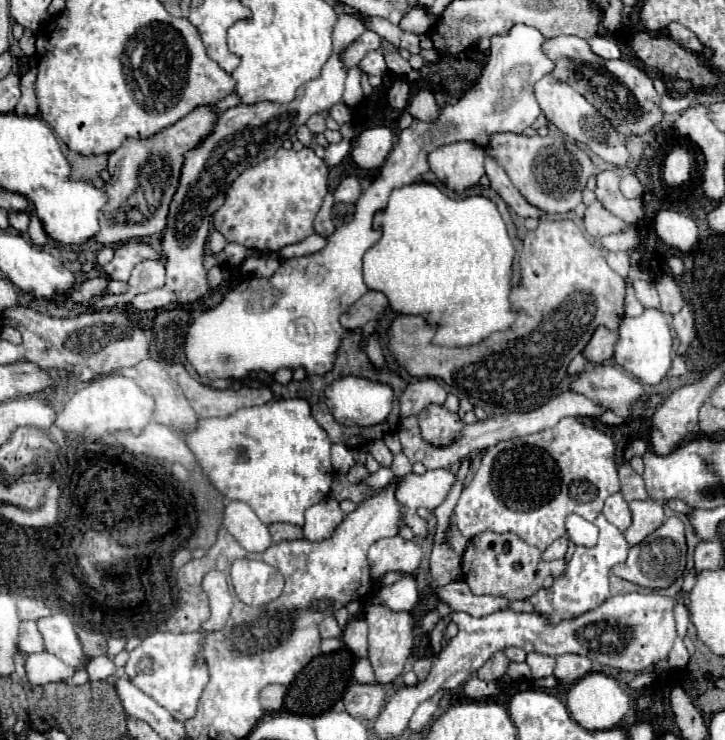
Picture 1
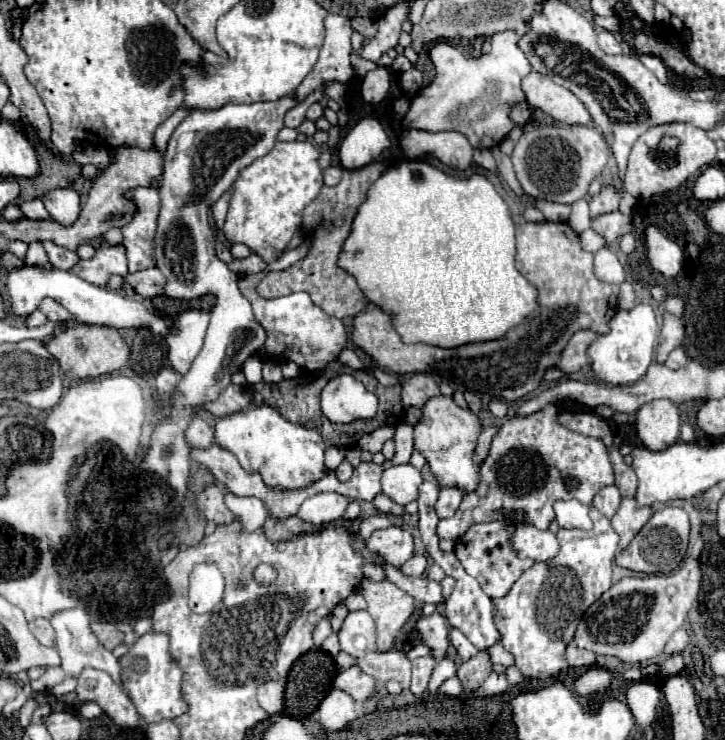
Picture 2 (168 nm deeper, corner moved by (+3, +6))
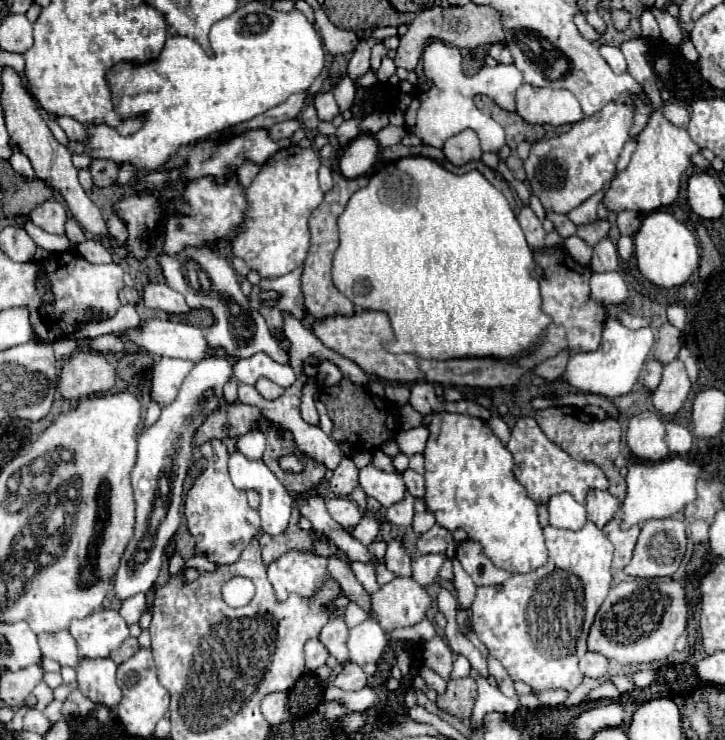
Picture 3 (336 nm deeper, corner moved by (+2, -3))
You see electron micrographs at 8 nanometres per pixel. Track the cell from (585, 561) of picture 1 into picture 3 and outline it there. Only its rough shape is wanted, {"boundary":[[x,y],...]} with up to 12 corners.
{"boundary":[[546,525],[546,565],[478,587],[472,625],[536,693],[584,679],[614,549]]}

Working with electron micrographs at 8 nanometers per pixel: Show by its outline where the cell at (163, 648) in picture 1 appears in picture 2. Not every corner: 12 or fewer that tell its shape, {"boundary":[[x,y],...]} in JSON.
{"boundary":[[169,636],[121,656],[123,688],[147,724],[187,712]]}

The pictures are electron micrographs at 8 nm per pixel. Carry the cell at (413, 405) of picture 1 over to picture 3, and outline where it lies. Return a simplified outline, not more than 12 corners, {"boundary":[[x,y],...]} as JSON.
{"boundary":[[426,381],[412,385],[410,405],[428,415],[438,411],[434,387]]}

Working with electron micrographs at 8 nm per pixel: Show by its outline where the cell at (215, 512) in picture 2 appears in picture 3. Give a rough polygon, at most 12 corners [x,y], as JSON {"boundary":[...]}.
{"boundary":[[220,439],[200,445],[206,469],[186,493],[196,549],[238,561],[260,533],[258,511],[228,475]]}

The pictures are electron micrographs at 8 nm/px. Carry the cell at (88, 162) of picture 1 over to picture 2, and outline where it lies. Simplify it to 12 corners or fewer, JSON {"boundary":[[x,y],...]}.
{"boundary":[[39,142],[41,174],[19,178],[19,202],[81,178],[83,166]]}

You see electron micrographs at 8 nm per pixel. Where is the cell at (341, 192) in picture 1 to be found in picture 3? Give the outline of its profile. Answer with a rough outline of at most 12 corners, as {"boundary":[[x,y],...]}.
{"boundary":[[318,169],[318,183],[324,193],[332,189],[332,173]]}

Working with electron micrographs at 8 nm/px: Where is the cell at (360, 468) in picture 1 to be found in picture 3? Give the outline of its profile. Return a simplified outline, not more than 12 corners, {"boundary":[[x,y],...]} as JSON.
{"boundary":[[342,457],[330,479],[338,497],[348,497],[358,485],[358,469]]}

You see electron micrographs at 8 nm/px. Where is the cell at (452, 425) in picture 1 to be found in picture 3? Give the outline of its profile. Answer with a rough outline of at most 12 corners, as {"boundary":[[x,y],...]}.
{"boundary":[[436,413],[424,501],[508,573],[548,559],[486,421]]}

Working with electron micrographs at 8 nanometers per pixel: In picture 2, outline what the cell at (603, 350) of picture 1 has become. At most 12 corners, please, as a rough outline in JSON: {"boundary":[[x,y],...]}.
{"boundary":[[591,330],[577,332],[559,368],[565,374],[577,372],[589,364],[587,348],[599,338]]}

